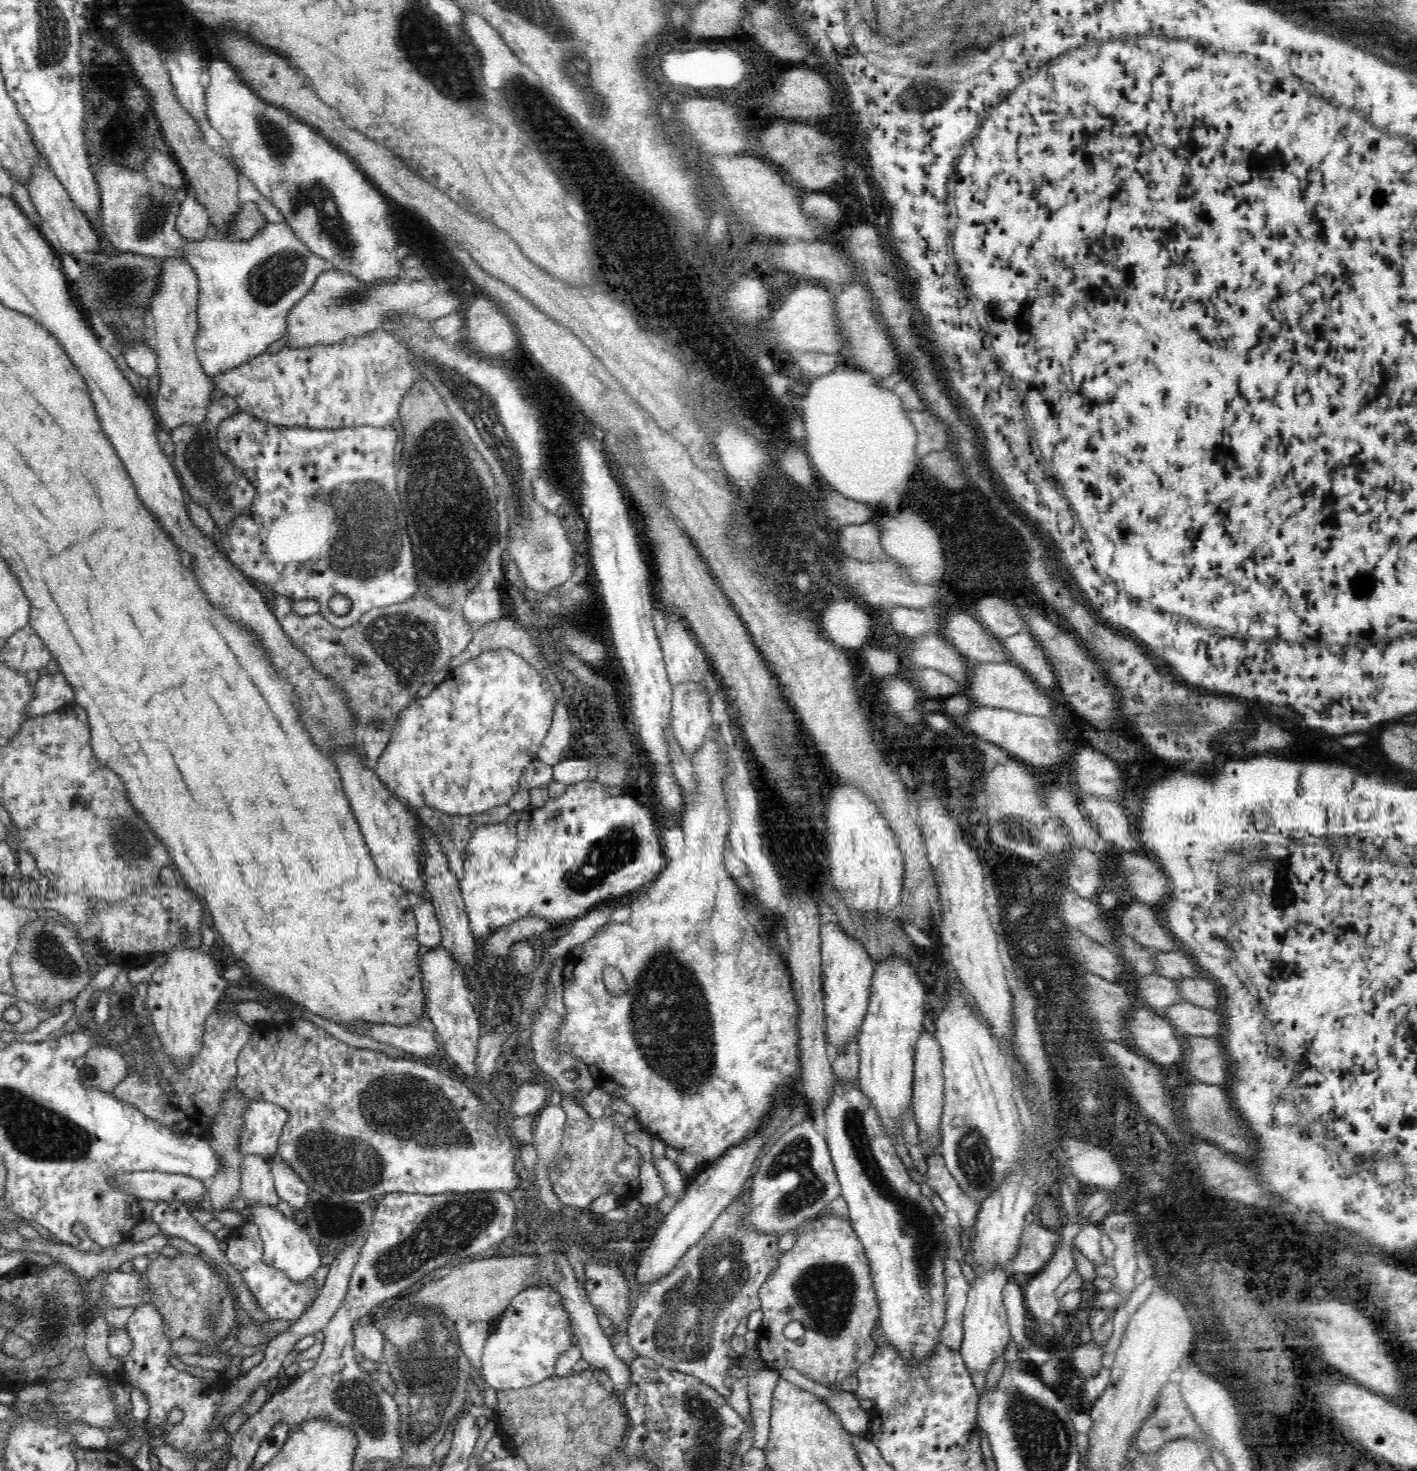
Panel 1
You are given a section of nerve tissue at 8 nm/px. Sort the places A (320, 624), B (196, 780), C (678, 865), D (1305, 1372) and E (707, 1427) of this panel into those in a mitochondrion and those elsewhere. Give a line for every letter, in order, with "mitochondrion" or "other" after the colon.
A: other
B: other
C: other
D: other
E: mitochondrion

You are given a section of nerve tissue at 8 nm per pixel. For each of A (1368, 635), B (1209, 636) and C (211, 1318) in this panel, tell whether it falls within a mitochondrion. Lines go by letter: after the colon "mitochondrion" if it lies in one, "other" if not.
A: other
B: other
C: mitochondrion

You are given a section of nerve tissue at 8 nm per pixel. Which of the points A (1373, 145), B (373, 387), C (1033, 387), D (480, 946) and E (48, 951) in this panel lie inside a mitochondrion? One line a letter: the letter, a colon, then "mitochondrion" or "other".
A: other
B: mitochondrion
C: other
D: other
E: mitochondrion

